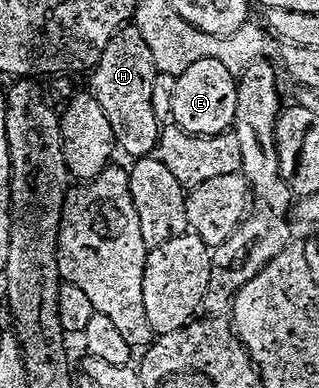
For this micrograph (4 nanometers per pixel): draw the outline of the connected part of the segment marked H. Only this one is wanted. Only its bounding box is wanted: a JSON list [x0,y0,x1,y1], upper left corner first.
[89,26,160,158]

